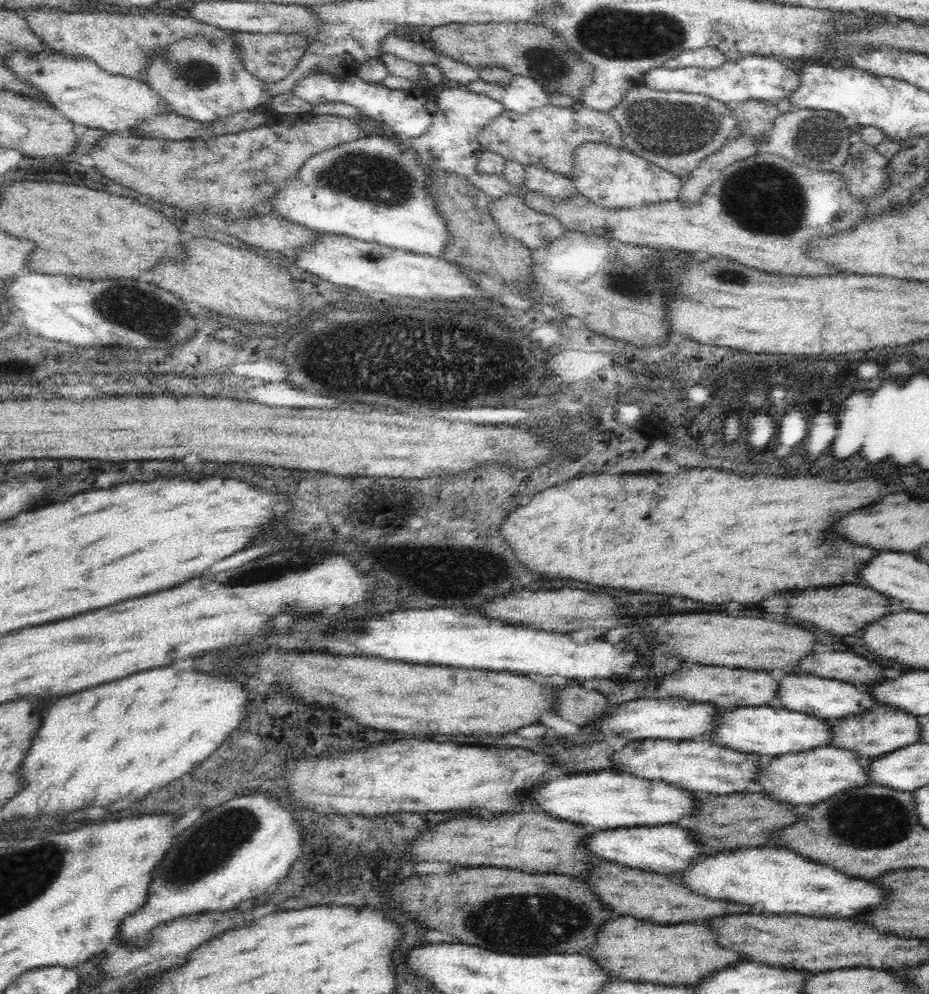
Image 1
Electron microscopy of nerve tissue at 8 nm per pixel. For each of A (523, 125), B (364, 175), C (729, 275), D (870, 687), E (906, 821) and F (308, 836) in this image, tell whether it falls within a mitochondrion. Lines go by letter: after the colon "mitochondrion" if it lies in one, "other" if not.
A: other
B: mitochondrion
C: mitochondrion
D: other
E: mitochondrion
F: other

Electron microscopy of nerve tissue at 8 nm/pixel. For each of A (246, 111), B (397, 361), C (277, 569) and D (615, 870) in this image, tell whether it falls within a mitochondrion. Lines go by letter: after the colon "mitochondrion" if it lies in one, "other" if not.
A: other
B: mitochondrion
C: mitochondrion
D: other

